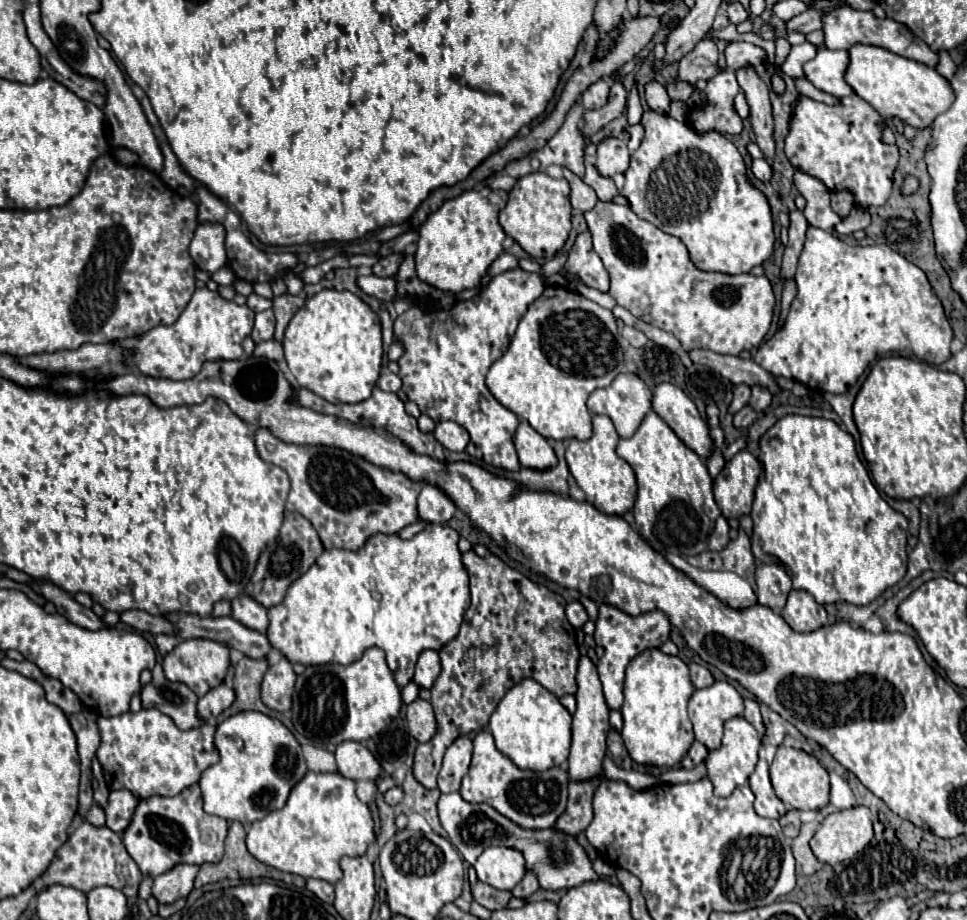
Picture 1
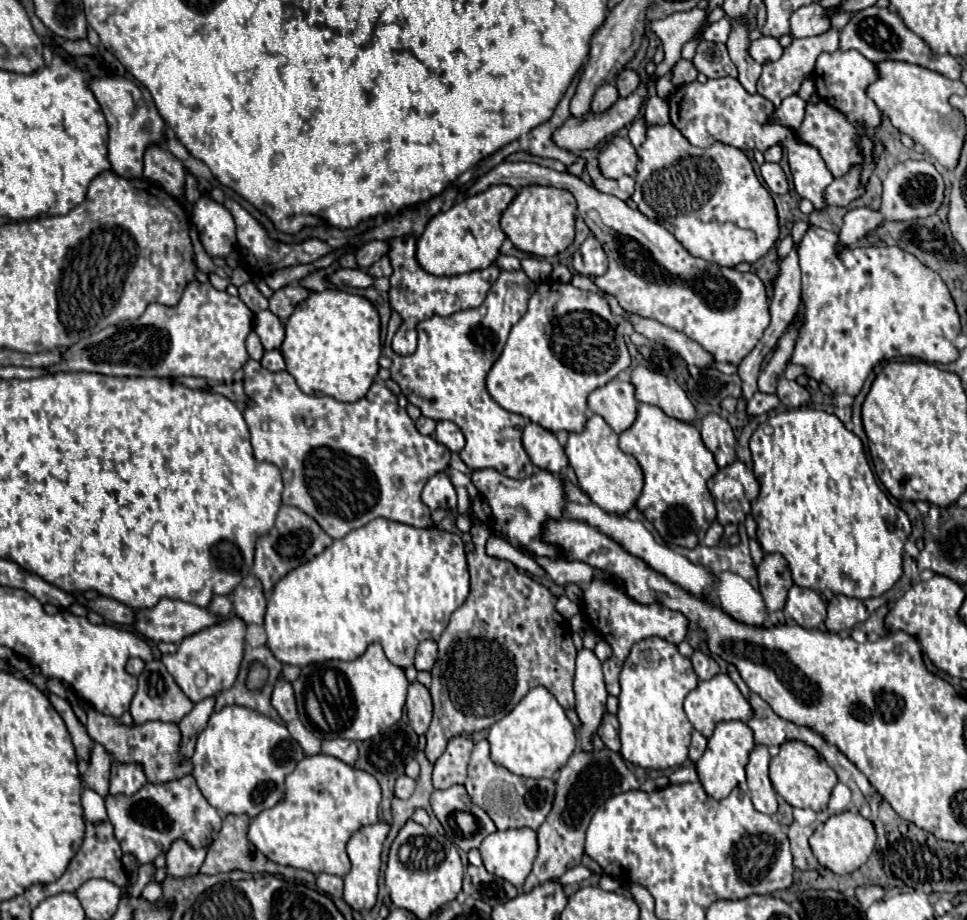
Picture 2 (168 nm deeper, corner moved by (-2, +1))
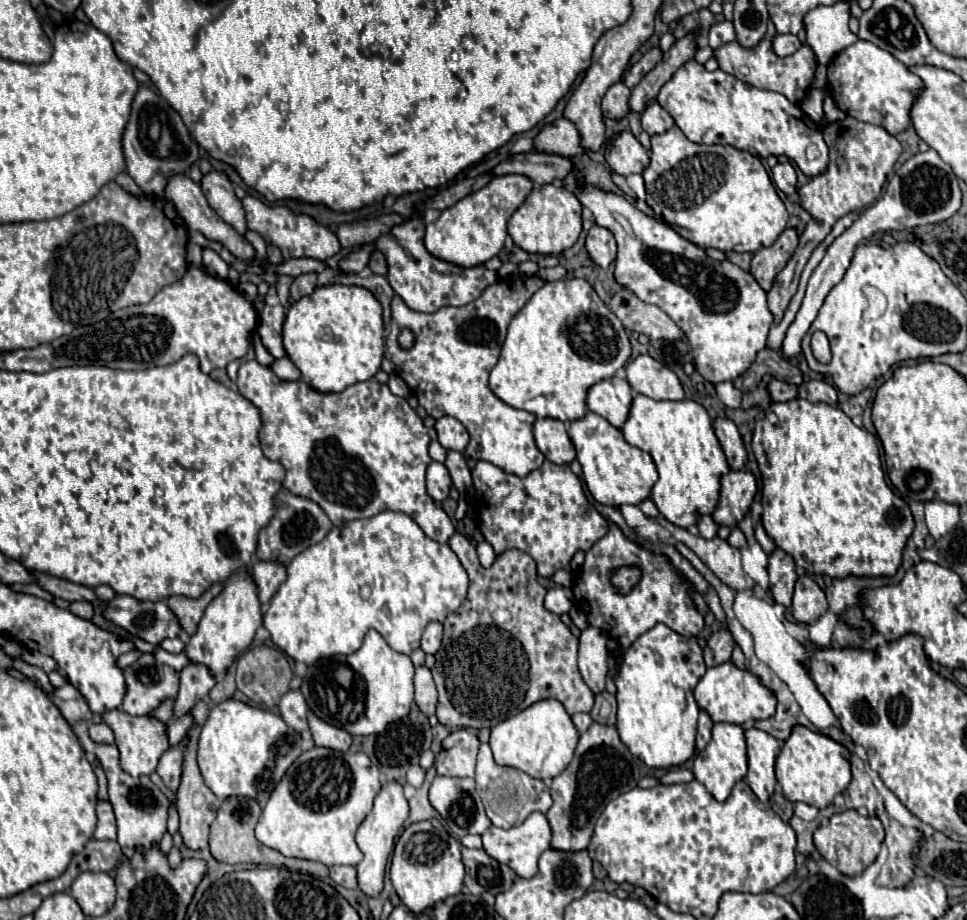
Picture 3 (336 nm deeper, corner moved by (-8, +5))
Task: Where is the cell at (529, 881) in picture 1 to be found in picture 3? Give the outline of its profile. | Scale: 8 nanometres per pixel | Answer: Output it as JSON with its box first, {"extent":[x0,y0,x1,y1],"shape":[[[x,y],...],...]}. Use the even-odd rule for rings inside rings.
{"extent":[546,723,640,851],"shape":[[[592,723],[592,727],[580,735],[572,763],[552,781],[552,807],[546,813],[552,827],[550,849],[556,851],[582,851],[588,847],[596,819],[604,807],[618,795],[634,789],[640,781],[638,759],[630,755],[628,747],[620,741],[616,727]]]}

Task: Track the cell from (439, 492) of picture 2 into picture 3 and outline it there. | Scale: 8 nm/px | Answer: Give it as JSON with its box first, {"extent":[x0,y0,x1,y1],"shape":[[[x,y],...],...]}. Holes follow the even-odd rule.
{"extent":[426,461,452,503],"shape":[[[432,461],[428,465],[428,471],[426,471],[426,487],[428,487],[428,495],[434,501],[442,503],[442,501],[448,499],[448,493],[450,493],[450,487],[452,487],[452,479],[450,479],[448,469],[442,463]]]}

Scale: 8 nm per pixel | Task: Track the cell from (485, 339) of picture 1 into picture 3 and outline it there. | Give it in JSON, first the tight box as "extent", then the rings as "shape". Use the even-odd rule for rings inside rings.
{"extent":[386,279,544,477],"shape":[[[502,279],[486,287],[474,303],[464,307],[442,307],[430,315],[412,311],[396,295],[392,299],[392,323],[386,351],[386,357],[396,365],[396,373],[406,381],[428,415],[434,419],[442,415],[456,417],[468,429],[470,443],[464,451],[466,457],[490,461],[518,477],[526,477],[544,461],[544,455],[538,451],[532,437],[536,417],[500,401],[488,387],[488,375],[500,357],[512,317],[522,309],[530,295],[526,279]],[[404,327],[412,329],[416,335],[414,347],[406,351],[398,345],[398,335]]]}

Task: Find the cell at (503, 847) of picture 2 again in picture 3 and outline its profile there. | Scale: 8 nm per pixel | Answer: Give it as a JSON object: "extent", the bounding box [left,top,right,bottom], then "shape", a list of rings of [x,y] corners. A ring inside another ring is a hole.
{"extent":[482,813,552,879],"shape":[[[532,813],[522,825],[516,825],[516,827],[510,827],[510,829],[490,827],[482,835],[482,841],[484,841],[484,851],[490,857],[498,859],[498,863],[506,863],[518,877],[530,879],[538,871],[538,859],[540,859],[540,855],[550,847],[550,837],[552,835],[550,835],[550,825],[548,825],[546,815]]]}

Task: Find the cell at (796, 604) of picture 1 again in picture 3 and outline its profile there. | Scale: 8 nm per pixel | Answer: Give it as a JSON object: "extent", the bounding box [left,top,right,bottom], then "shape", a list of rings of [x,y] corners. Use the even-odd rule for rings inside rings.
{"extent":[792,575,828,623],"shape":[[[802,575],[796,581],[794,599],[792,599],[792,615],[798,623],[812,623],[820,619],[828,611],[828,601],[824,591],[818,587],[814,579]]]}

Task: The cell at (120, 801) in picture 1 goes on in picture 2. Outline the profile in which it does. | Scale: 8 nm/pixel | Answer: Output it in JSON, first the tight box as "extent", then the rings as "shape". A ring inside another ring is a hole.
{"extent":[110,761,146,795],"shape":[[[112,761],[110,767],[110,793],[132,795],[146,783],[144,767],[140,763],[120,763]]]}

